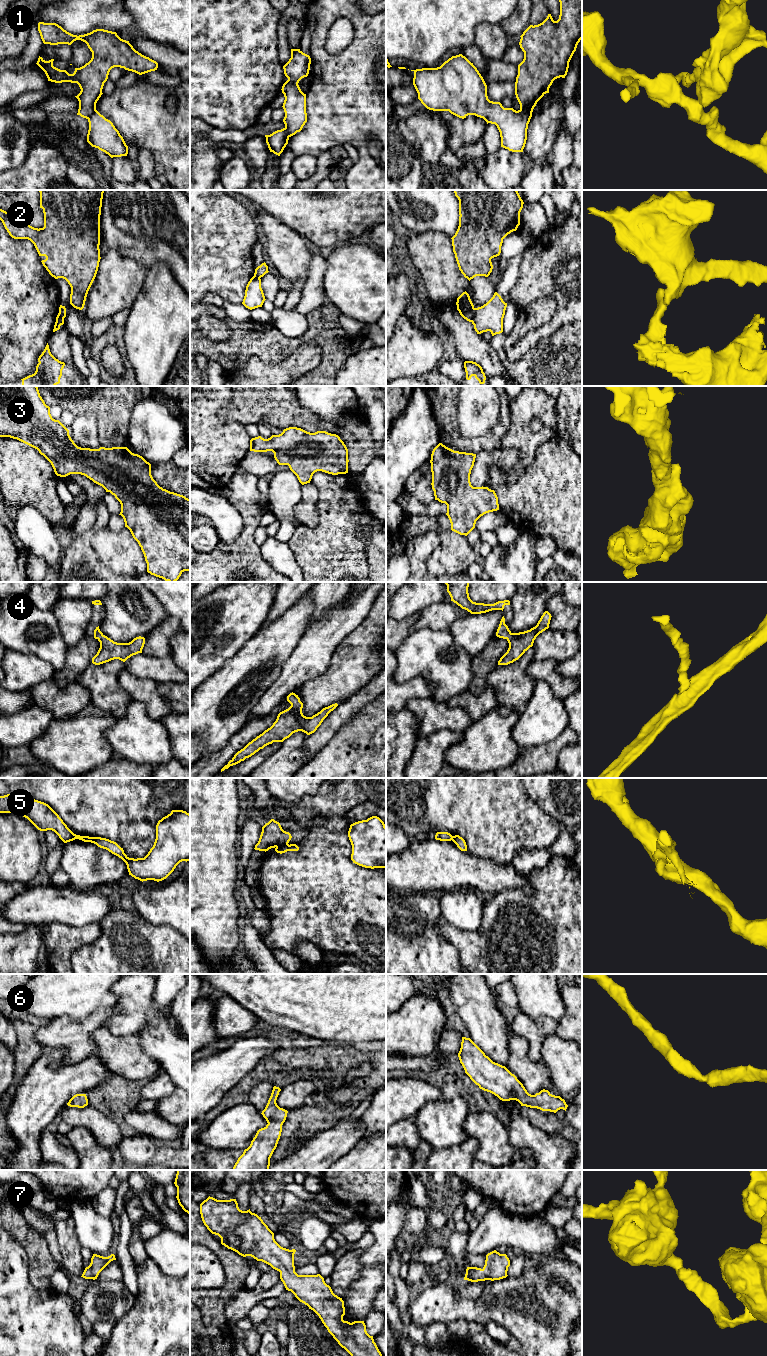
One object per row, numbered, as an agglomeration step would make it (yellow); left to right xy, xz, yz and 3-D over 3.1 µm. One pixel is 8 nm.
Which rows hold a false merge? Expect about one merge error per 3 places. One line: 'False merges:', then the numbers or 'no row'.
False merges: 1, 2, 5

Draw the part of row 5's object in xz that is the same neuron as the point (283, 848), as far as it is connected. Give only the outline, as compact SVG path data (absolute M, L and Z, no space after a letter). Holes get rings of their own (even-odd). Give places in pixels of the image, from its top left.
M282 844L275 848L275 851L280 854L285 853L287 851L298 851L298 850L299 850L299 847L296 844L290 844L290 845Z

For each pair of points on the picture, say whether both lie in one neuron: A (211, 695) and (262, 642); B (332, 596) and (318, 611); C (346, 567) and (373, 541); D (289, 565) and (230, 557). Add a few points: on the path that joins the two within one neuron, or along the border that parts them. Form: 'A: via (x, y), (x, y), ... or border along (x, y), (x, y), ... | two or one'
A: via (224, 683), (252, 655) | one
B: via (328, 600), (321, 607) | one
C: border along (375, 530), (365, 539), (365, 556), (369, 571) | two
D: border along (259, 546), (261, 556), (277, 571) | two

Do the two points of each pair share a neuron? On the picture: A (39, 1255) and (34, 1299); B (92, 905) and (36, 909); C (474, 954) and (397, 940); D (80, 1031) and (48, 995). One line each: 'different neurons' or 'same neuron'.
A: different neurons
B: same neuron
C: different neurons
D: different neurons

